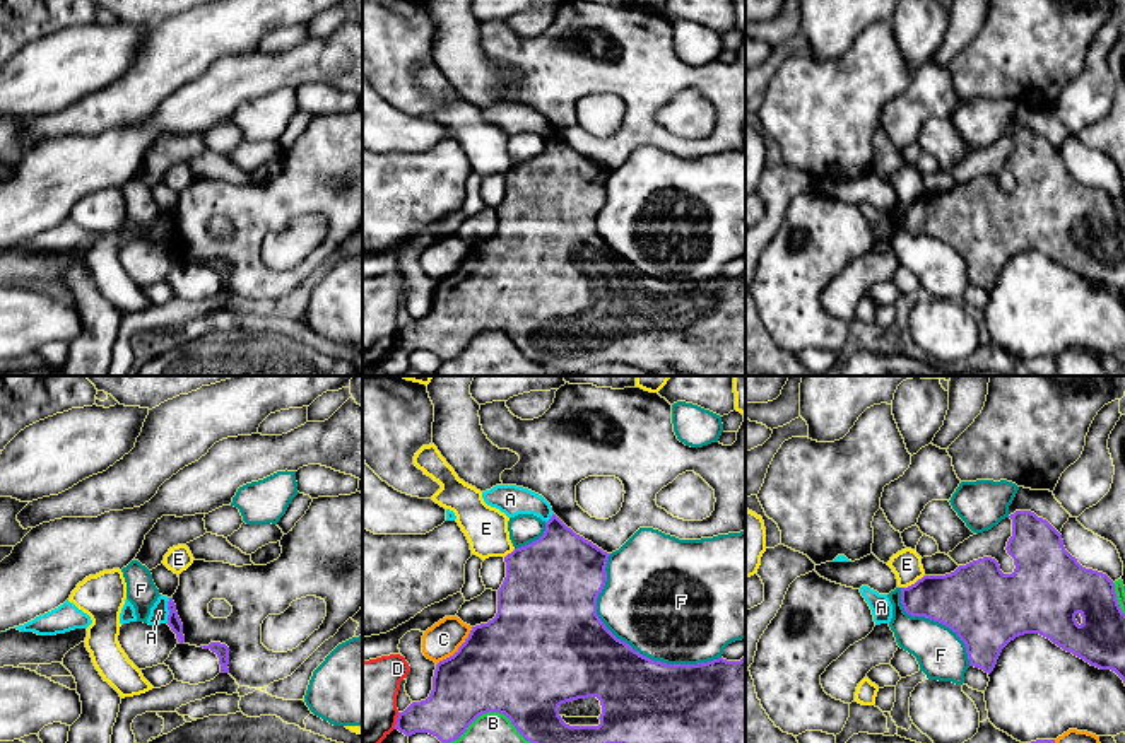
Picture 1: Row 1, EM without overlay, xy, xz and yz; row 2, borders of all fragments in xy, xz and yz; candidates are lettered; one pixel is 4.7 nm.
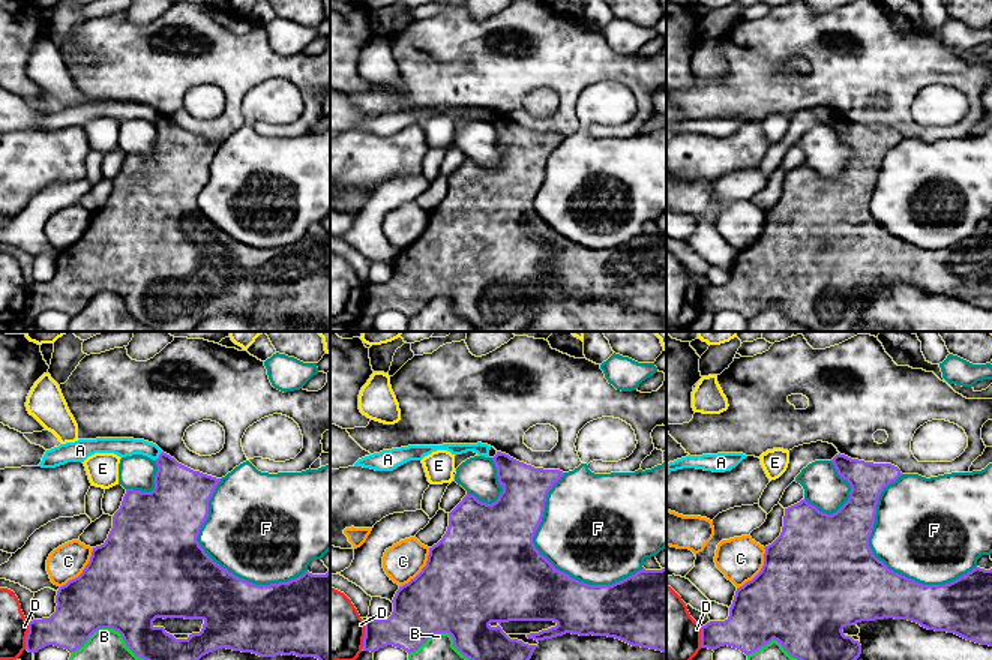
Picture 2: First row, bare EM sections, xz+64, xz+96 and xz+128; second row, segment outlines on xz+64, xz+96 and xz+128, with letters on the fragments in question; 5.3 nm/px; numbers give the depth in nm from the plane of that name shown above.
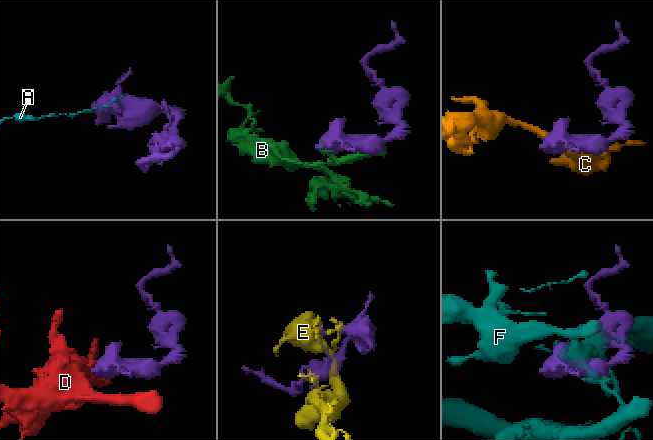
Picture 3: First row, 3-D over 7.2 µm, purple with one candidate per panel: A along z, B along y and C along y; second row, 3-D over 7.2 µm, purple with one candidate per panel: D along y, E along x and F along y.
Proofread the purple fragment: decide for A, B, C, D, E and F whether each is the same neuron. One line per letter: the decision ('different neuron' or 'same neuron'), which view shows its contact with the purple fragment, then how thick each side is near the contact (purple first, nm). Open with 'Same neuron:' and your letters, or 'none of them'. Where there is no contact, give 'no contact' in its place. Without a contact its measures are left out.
Same neuron: none of them
A: different neuron | xy | 60/90 nm
B: different neuron | xz | 500/360 nm
C: different neuron | xz | 460/160 nm
D: different neuron | xz | 240/320 nm
E: different neuron | yz | 280/140 nm
F: different neuron | xz | 400/500 nm

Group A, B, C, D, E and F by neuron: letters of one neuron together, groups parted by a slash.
A / B / C / D / E / F

